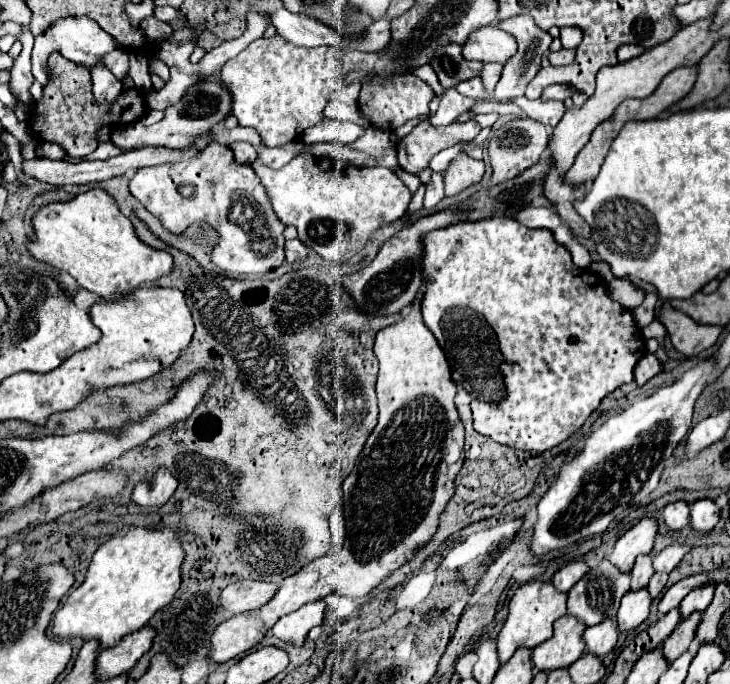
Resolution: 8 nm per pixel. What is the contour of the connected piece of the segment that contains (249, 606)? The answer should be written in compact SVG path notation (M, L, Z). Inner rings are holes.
M240 580L224 588L222 604L226 610L240 614L248 610L256 610L272 600L276 594L278 584L272 582L258 582L258 580Z

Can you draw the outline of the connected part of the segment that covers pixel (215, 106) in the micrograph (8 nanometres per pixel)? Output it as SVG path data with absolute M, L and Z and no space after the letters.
M200 80L192 84L186 94L172 106L164 110L164 118L148 128L142 128L140 122L126 124L112 132L112 142L124 150L140 146L166 146L166 148L188 148L200 134L210 132L210 128L222 122L232 112L232 96L220 80Z

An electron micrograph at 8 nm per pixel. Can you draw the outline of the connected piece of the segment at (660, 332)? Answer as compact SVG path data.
M654 320L652 324L648 324L646 328L642 328L642 336L644 336L644 340L650 340L650 338L656 338L660 344L664 344L664 336L666 336L666 328L658 322L658 320Z

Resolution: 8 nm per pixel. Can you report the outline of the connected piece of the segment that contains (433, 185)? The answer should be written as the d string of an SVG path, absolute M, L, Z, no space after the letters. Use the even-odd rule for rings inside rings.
M434 172L430 182L426 184L426 196L424 196L424 208L432 210L440 200L444 198L444 178L442 174Z

